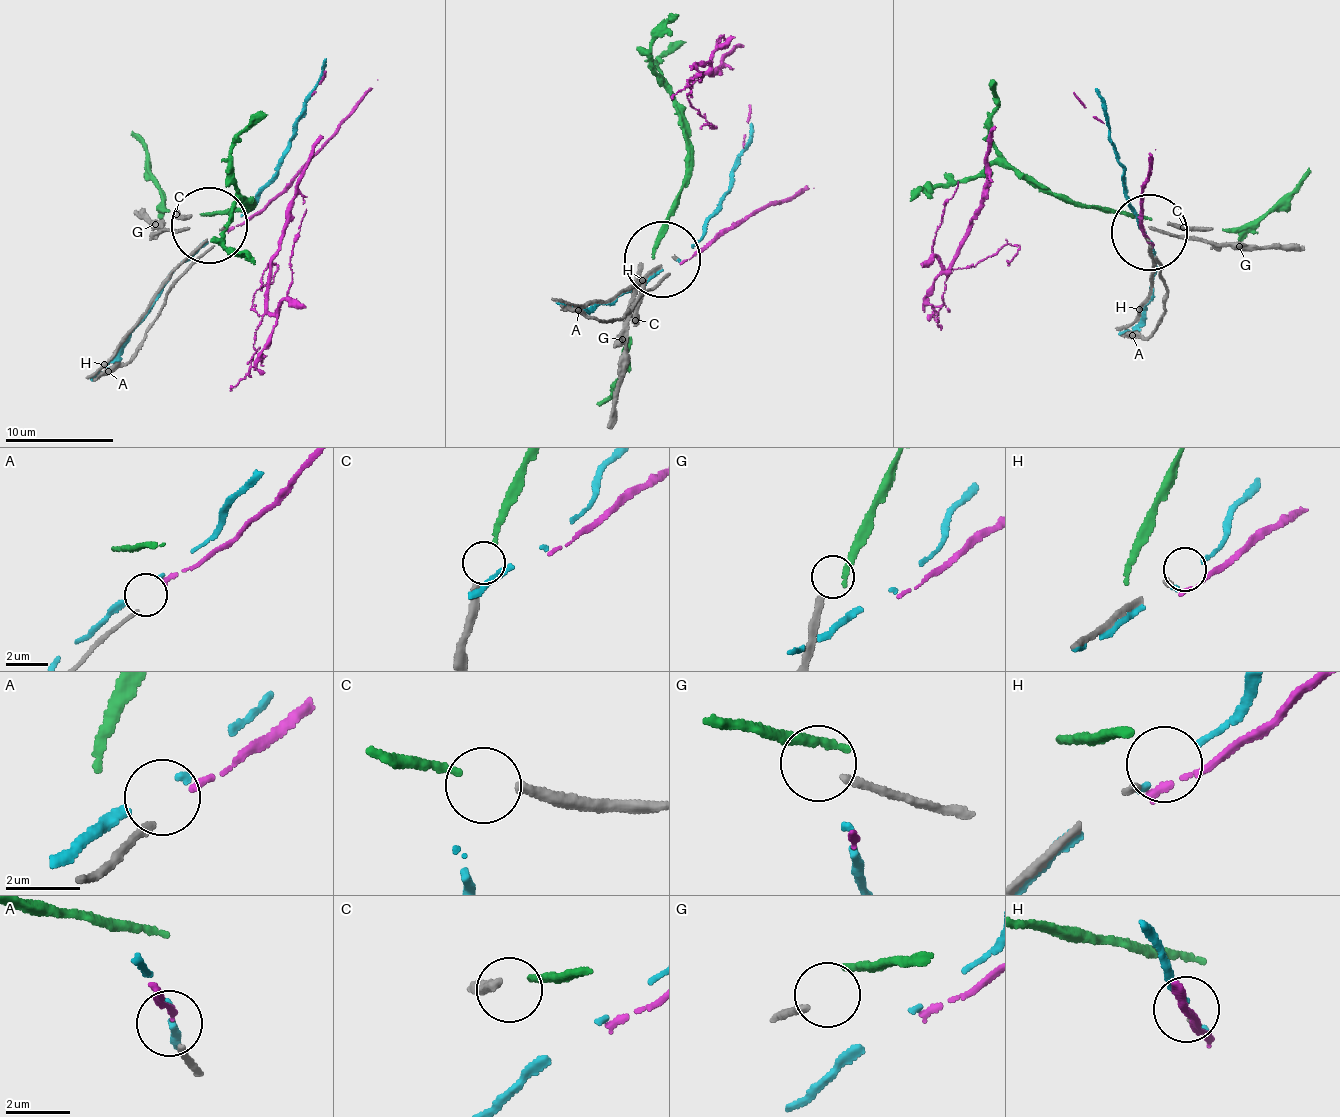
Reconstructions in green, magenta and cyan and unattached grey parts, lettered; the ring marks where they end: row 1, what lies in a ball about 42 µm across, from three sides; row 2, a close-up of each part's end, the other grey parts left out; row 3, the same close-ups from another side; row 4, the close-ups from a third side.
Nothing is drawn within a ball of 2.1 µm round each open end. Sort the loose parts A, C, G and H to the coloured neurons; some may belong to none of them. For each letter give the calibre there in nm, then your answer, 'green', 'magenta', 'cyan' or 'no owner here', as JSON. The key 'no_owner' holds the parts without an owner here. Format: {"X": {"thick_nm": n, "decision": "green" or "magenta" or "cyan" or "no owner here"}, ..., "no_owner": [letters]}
{"A": {"thick_nm": 170, "decision": "magenta"}, "C": {"thick_nm": 320, "decision": "green"}, "G": {"thick_nm": 260, "decision": "no owner here"}, "H": {"thick_nm": 150, "decision": "no owner here"}, "no_owner": ["G", "H"]}

